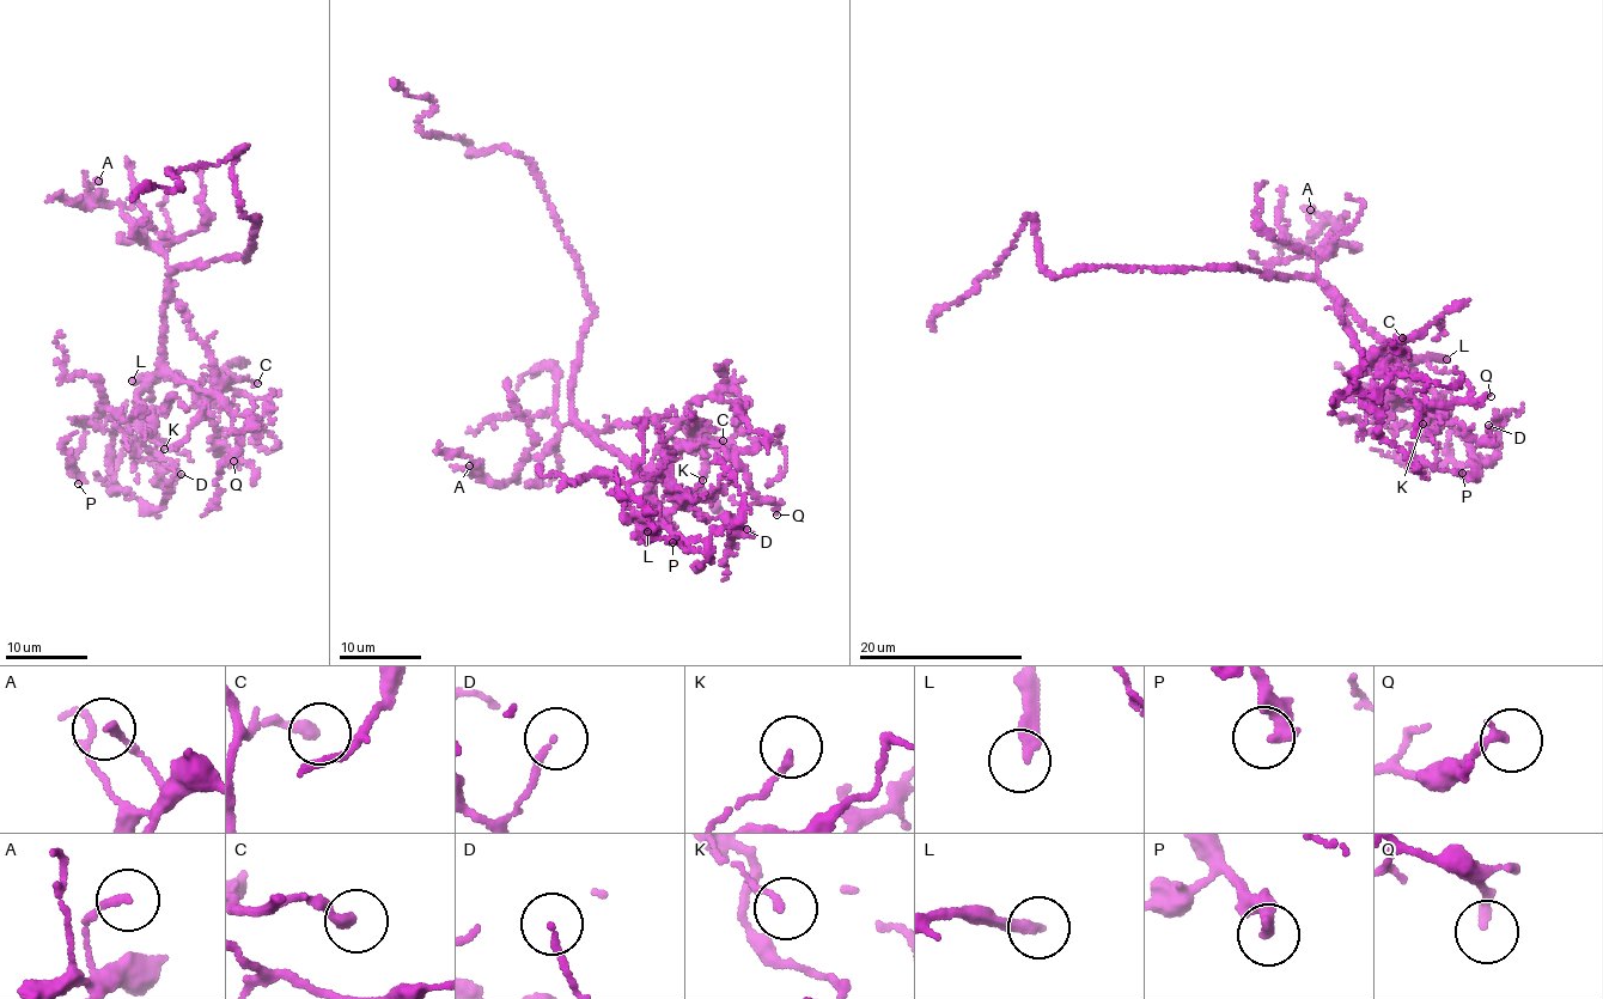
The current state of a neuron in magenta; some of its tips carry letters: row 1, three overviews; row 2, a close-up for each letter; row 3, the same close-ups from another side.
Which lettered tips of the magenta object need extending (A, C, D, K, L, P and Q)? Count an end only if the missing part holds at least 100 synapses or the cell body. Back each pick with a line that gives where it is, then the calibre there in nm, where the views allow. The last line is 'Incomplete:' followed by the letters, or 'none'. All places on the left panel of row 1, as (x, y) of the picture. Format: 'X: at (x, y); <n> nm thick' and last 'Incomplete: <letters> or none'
L: at (132, 381); 320 nm thick
Incomplete: L

